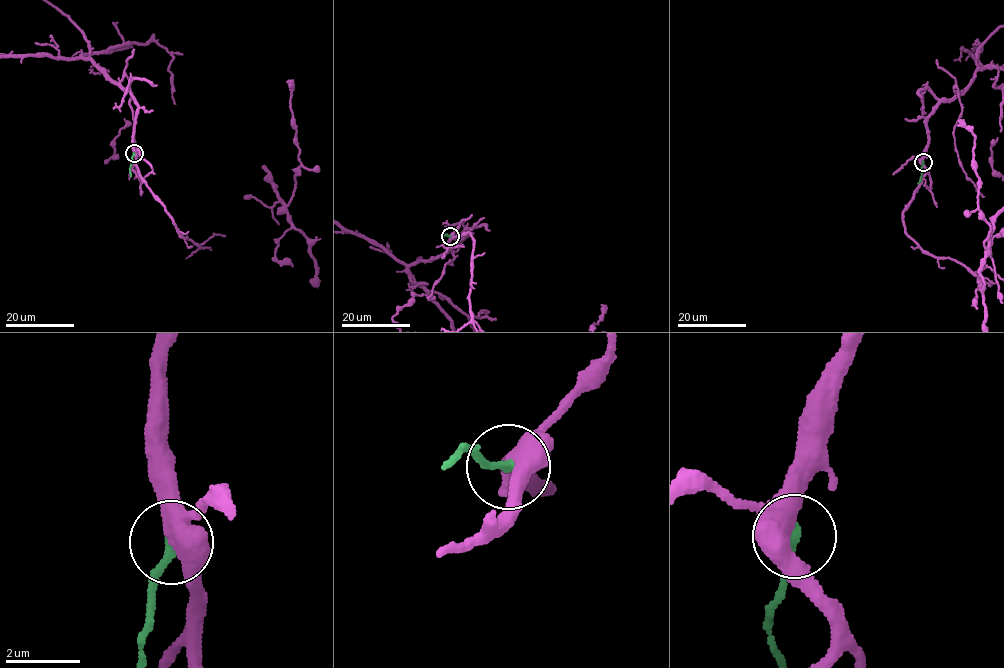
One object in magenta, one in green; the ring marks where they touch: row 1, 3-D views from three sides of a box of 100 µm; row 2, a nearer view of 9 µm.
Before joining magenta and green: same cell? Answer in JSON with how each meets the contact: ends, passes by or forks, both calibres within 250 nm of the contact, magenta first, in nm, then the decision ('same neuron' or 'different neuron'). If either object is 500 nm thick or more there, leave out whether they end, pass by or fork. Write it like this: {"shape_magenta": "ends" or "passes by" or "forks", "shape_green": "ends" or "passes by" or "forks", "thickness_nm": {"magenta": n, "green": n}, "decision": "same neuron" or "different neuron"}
{"shape_magenta": "forks", "shape_green": "ends", "thickness_nm": {"magenta": 440, "green": 280}, "decision": "different neuron"}

